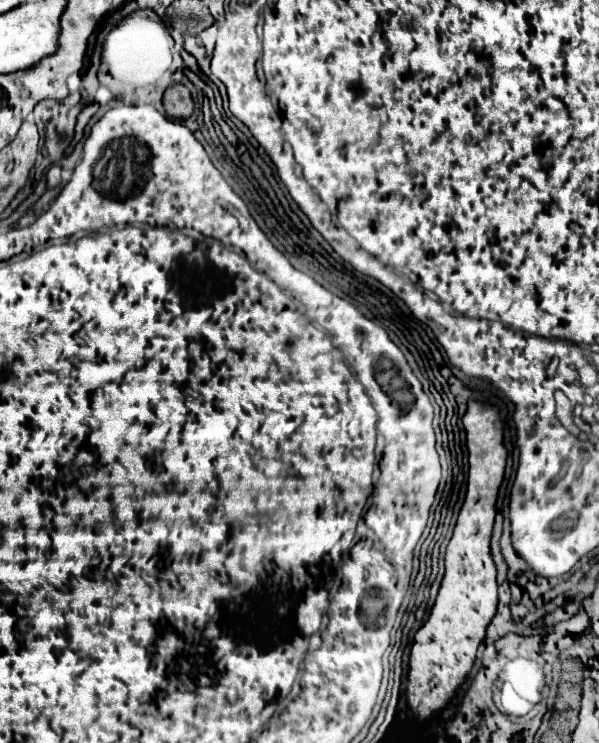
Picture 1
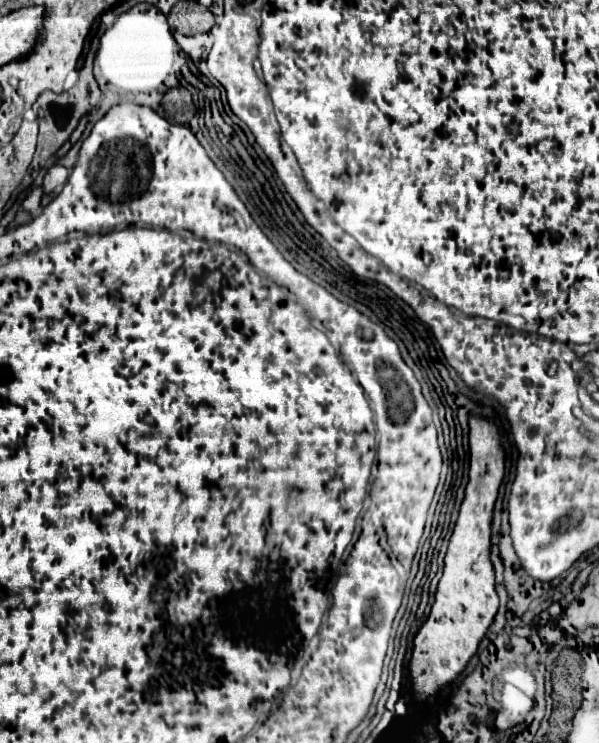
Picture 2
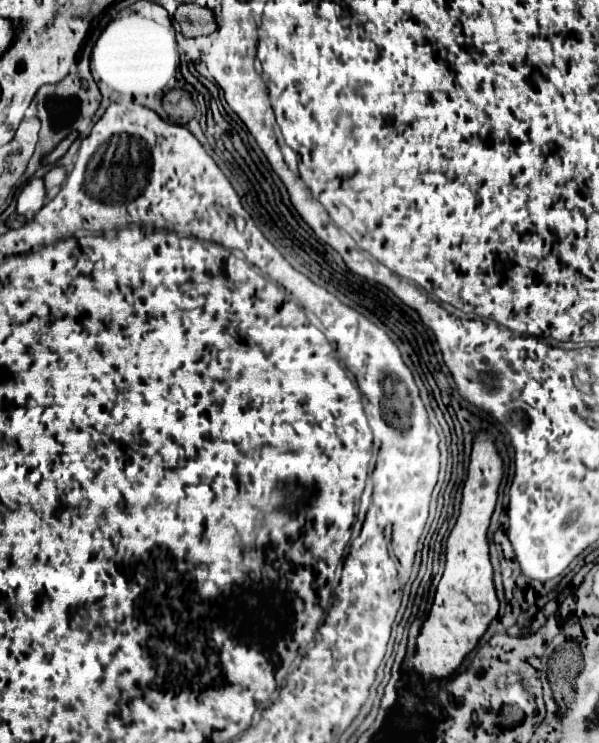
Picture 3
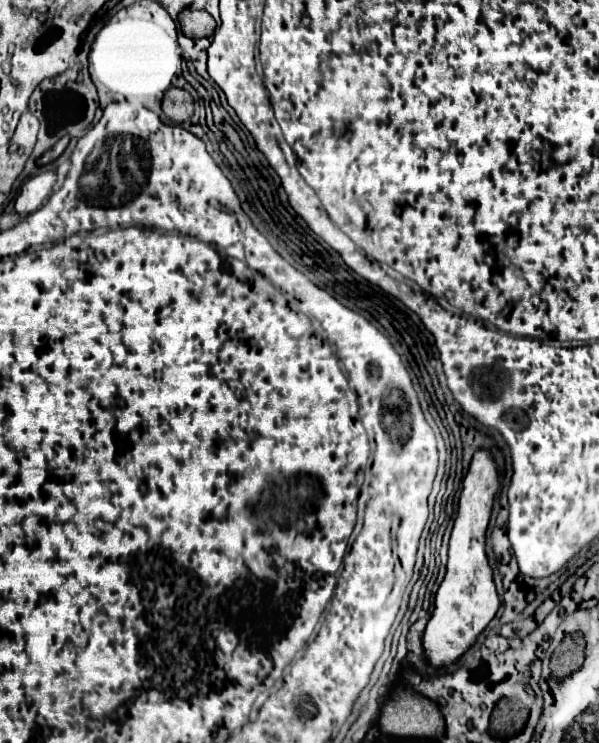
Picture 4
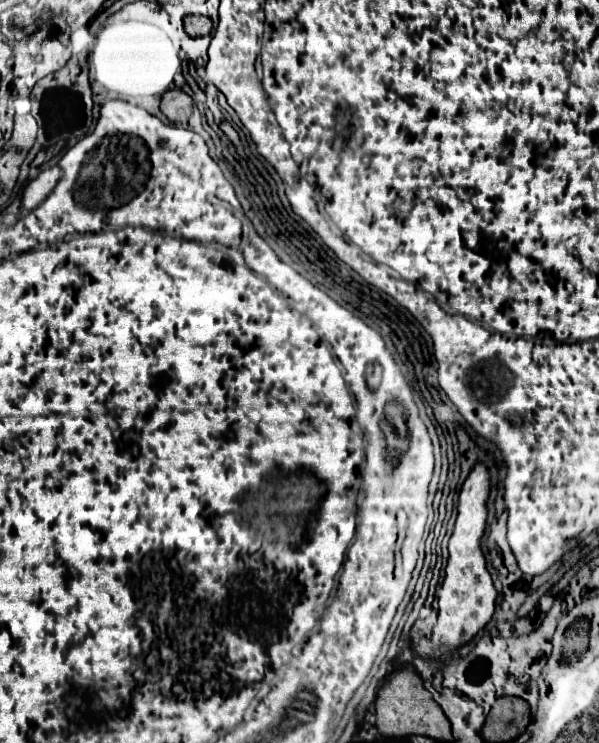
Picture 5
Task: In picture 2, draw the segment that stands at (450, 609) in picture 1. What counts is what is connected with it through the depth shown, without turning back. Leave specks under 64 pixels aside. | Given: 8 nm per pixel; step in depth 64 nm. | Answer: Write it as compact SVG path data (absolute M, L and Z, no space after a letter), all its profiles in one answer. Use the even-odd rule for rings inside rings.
M470 418L470 474L464 492L464 502L458 512L454 532L450 536L444 558L444 574L438 582L436 600L428 620L414 638L414 652L410 662L424 662L410 666L414 690L424 700L450 684L478 650L488 626L498 612L498 594L494 590L494 568L490 562L490 522L498 498L498 488L504 478L504 450L500 446L498 430L492 422Z

